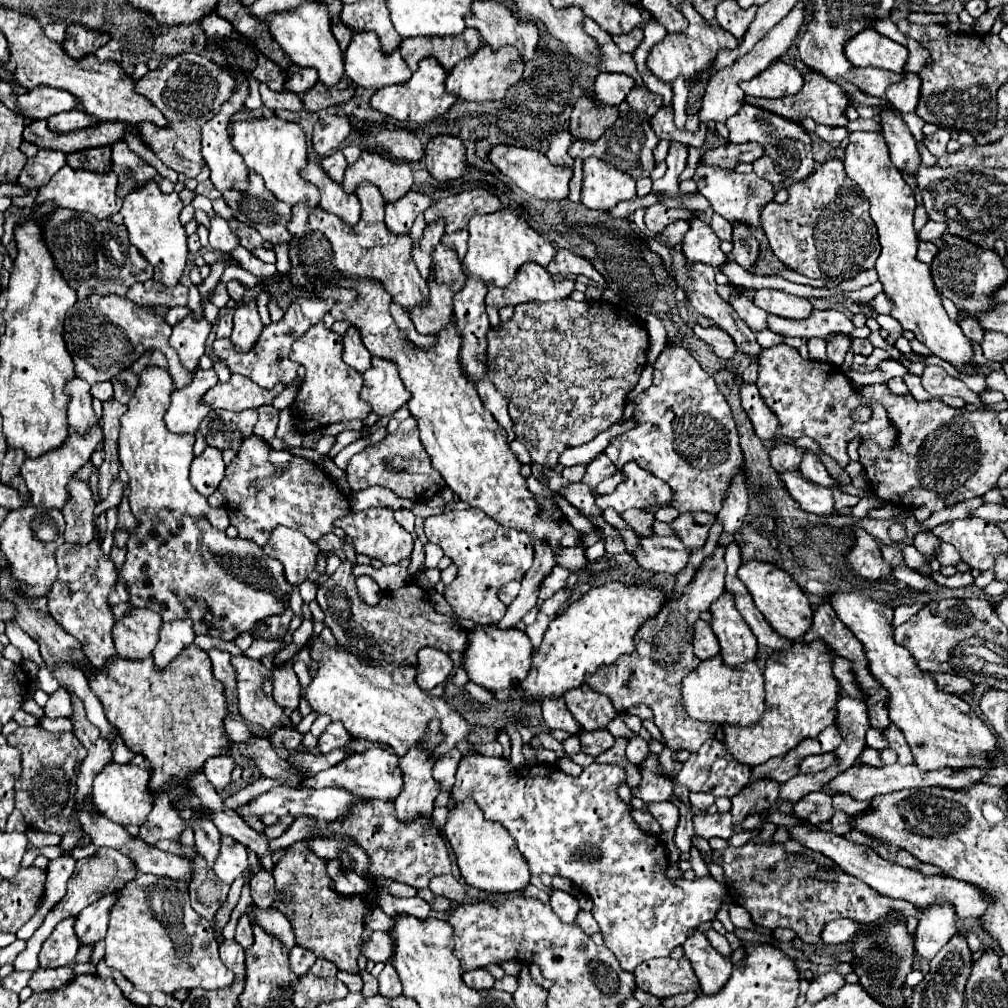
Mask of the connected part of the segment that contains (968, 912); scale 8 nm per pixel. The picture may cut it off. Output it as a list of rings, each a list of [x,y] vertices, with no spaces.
[[[792,827],[790,829],[792,833],[792,839],[800,841],[804,847],[808,849],[814,849],[826,857],[830,857],[832,861],[836,861],[836,865],[862,879],[866,885],[870,885],[876,893],[880,895],[886,895],[886,897],[894,897],[894,899],[904,899],[904,901],[910,901],[912,905],[916,907],[922,907],[926,909],[926,905],[938,905],[938,903],[950,903],[956,911],[958,917],[982,917],[982,913],[986,913],[986,907],[996,901],[992,895],[988,893],[982,893],[982,889],[976,889],[976,885],[966,885],[964,881],[960,879],[954,879],[954,877],[944,877],[944,875],[924,875],[916,869],[910,869],[910,867],[902,867],[890,859],[884,859],[880,857],[872,847],[868,845],[858,845],[858,843],[852,843],[848,841],[846,837],[842,835],[836,835],[836,833],[830,833],[830,831],[810,831],[806,827]]]

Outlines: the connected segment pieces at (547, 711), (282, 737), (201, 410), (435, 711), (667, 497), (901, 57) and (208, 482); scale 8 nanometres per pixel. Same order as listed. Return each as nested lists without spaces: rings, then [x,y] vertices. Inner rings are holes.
[[[548,697],[548,701],[542,701],[542,713],[550,729],[564,729],[572,735],[582,731],[578,721],[572,717],[572,713],[568,713],[568,707],[562,697],[556,697],[556,701],[552,701],[552,697]]]
[[[280,727],[278,731],[272,733],[270,743],[274,747],[286,747],[288,751],[292,751],[302,745],[302,737],[304,737],[304,733],[300,733],[296,727]]]
[[[198,369],[190,385],[172,393],[170,409],[164,415],[166,427],[172,433],[196,433],[202,419],[212,411],[210,405],[204,405],[204,393],[218,383],[214,369]]]
[[[320,637],[312,643],[310,657],[320,663],[318,677],[312,679],[304,693],[312,711],[324,713],[332,721],[340,721],[354,739],[368,739],[388,745],[398,757],[404,757],[412,745],[428,737],[428,723],[438,719],[444,741],[434,749],[434,757],[450,753],[462,741],[470,745],[480,743],[480,735],[460,711],[448,705],[444,697],[430,697],[416,685],[416,667],[396,667],[384,663],[376,667],[368,661],[360,661],[346,649],[326,647]]]
[[[636,463],[624,465],[624,481],[604,497],[596,497],[596,505],[606,509],[612,507],[620,513],[628,509],[648,509],[652,505],[668,505],[672,501],[672,489],[664,485],[652,473],[640,469]]]
[[[870,27],[846,43],[846,57],[856,67],[878,67],[894,73],[904,73],[908,49],[888,37],[882,37],[876,33],[876,29]]]
[[[206,447],[204,453],[194,457],[190,465],[190,481],[198,493],[210,497],[224,479],[224,471],[226,465],[222,461],[222,451],[216,447]]]

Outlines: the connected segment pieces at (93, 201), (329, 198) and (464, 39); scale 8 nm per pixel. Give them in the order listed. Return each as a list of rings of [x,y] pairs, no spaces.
[[[64,165],[44,187],[40,187],[36,203],[42,205],[44,201],[54,201],[58,207],[74,209],[74,211],[88,211],[98,219],[108,219],[110,215],[120,211],[123,199],[118,197],[118,178],[110,173],[92,173],[92,171],[74,171],[72,167]]]
[[[308,163],[308,167],[302,169],[300,175],[320,189],[320,193],[322,193],[320,207],[322,209],[340,217],[346,225],[356,225],[356,221],[360,219],[360,213],[362,213],[360,201],[356,195],[348,195],[342,189],[342,185],[334,183],[318,163]]]
[[[464,29],[464,33],[456,37],[402,39],[400,53],[412,71],[418,69],[418,61],[422,61],[424,57],[434,57],[446,71],[452,71],[458,61],[476,53],[480,49],[480,43],[482,41],[476,29]]]

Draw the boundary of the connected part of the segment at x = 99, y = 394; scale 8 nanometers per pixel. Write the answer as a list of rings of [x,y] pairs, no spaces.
[[[96,383],[92,389],[90,389],[90,393],[92,393],[92,397],[96,397],[96,399],[100,399],[100,401],[106,401],[106,399],[110,399],[112,397],[112,383]]]

